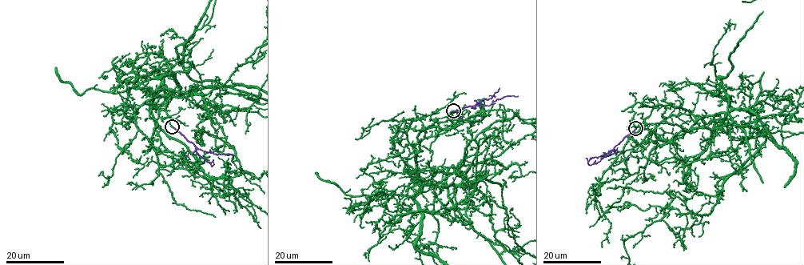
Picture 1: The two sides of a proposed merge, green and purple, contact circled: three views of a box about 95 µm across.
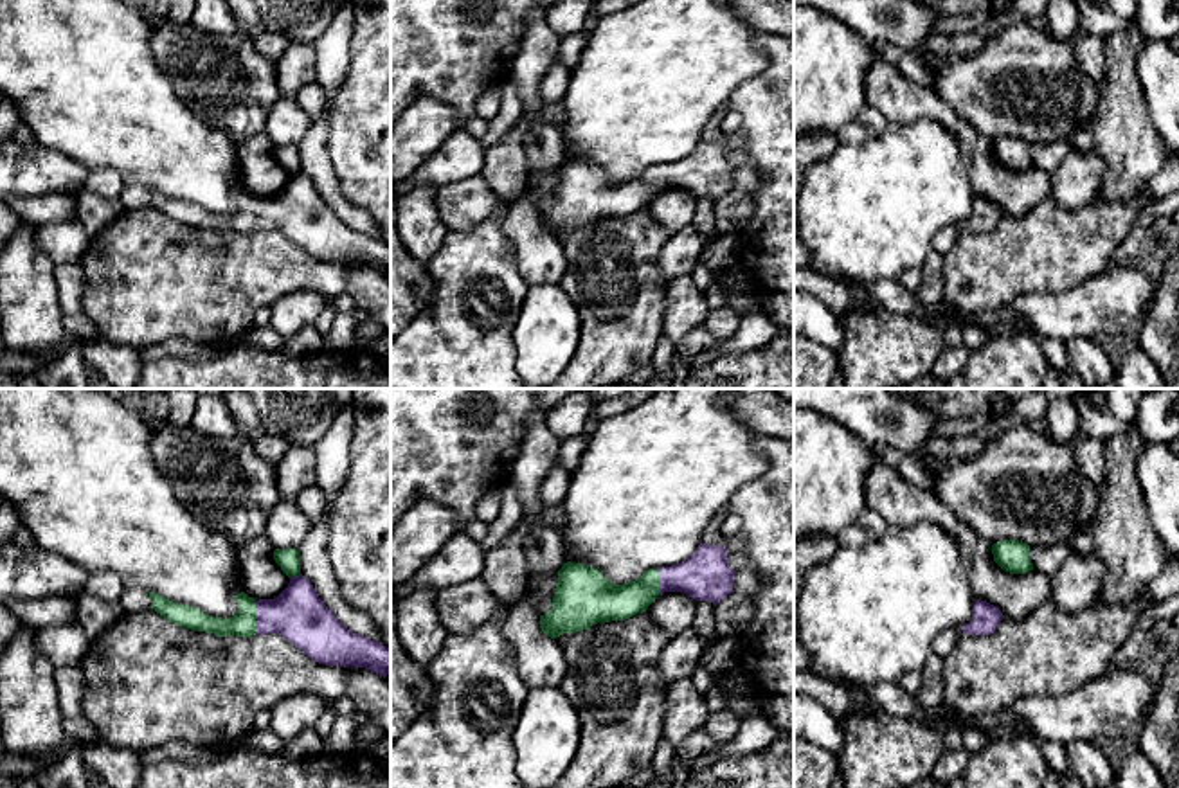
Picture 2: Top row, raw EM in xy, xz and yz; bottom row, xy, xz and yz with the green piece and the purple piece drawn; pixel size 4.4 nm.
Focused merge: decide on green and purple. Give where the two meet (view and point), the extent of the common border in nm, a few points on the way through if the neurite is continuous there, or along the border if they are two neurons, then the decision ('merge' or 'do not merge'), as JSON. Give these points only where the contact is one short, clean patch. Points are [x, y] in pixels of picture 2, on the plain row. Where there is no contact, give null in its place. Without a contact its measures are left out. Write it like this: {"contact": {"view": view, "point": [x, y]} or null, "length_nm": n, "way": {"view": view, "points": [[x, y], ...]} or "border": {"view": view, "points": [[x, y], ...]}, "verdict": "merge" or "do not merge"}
{"contact": {"view": "xy", "point": [254, 214]}, "length_nm": 150, "verdict": "do not merge"}

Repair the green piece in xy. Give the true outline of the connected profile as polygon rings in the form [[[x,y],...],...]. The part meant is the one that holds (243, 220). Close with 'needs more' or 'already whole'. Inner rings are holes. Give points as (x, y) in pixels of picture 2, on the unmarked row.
[[[149,189],[151,207],[160,210],[169,219],[193,228],[214,230],[218,234],[236,232],[252,234],[256,232],[256,196],[245,189],[236,193],[238,210],[229,216],[212,214],[202,207],[180,200],[173,200],[160,191]]]; already whole

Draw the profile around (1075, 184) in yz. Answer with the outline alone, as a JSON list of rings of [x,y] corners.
[[[1071,149],[1062,164],[1051,173],[1051,196],[1058,207],[1075,210],[1094,201],[1103,175],[1102,157],[1091,149]]]

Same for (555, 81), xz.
[[[554,61],[544,74],[538,92],[547,104],[560,103],[571,81],[571,68]]]

